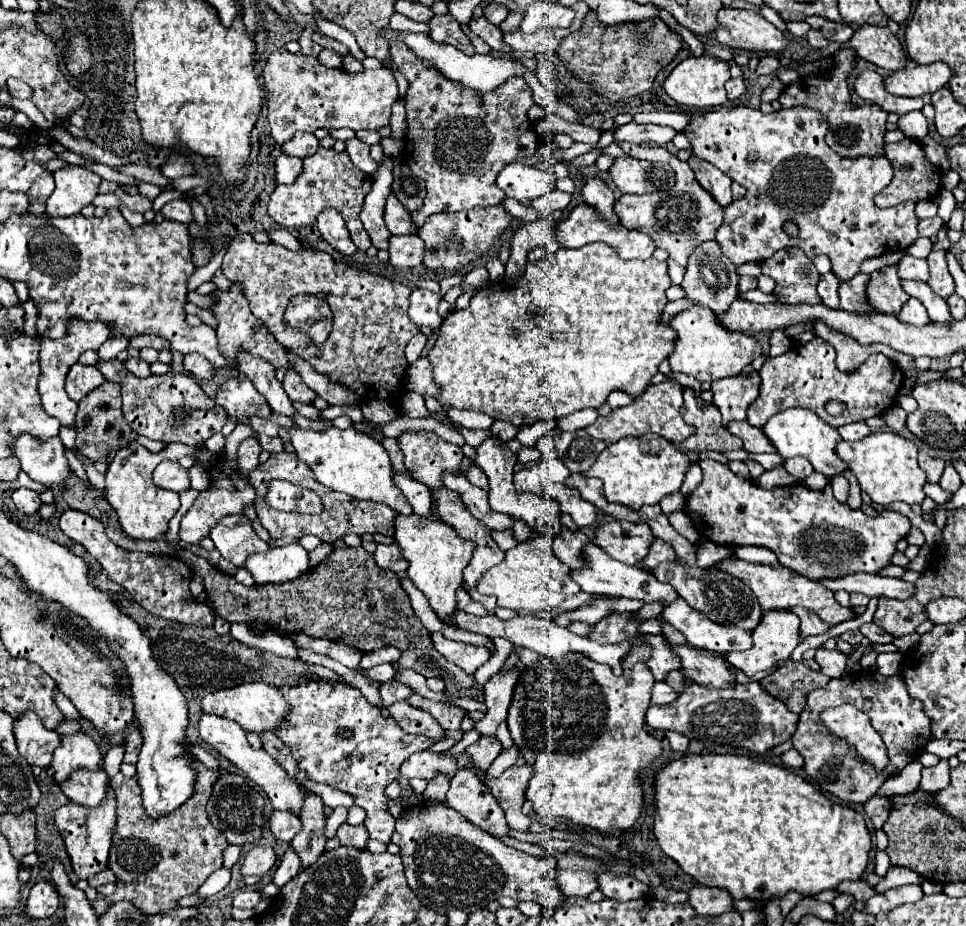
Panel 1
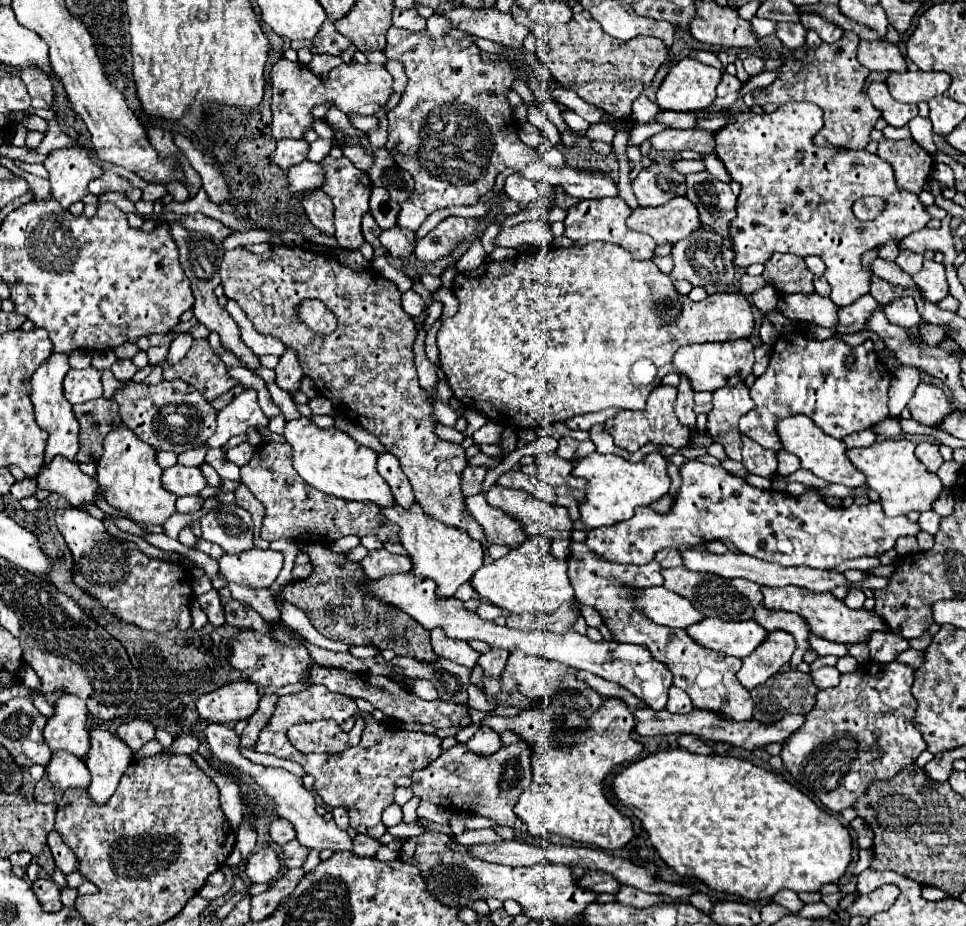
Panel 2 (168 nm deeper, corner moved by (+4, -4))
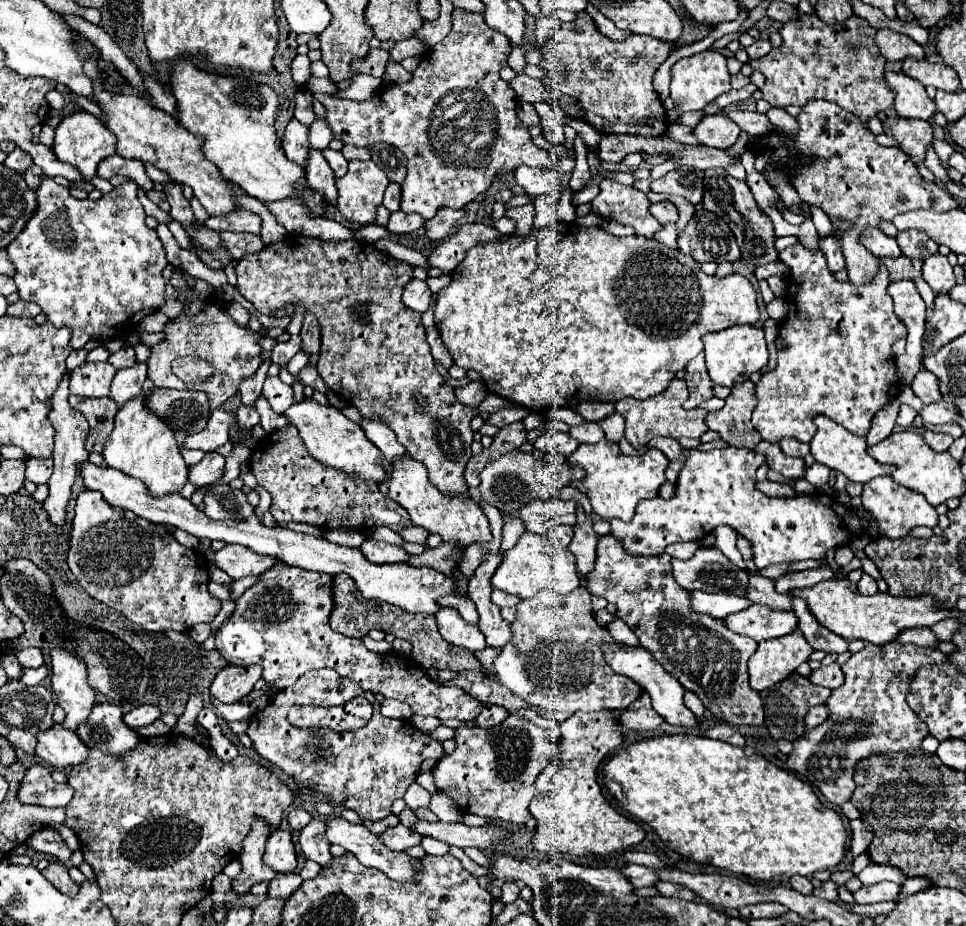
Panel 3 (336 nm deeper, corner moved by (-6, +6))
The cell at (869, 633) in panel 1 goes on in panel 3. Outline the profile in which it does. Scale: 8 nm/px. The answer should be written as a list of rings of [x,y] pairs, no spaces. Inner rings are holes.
[[[907,628],[895,640],[901,644],[915,644],[923,648],[935,648],[937,644],[937,638],[929,628]]]

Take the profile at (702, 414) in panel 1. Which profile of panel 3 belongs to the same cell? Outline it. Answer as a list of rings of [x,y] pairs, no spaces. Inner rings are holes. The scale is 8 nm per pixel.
[[[699,354],[695,360],[691,360],[685,368],[685,382],[687,382],[687,388],[689,388],[689,398],[687,402],[683,404],[685,408],[695,408],[697,404],[709,400],[713,394],[711,394],[711,378],[707,374],[707,368],[705,368],[705,358],[703,354]]]

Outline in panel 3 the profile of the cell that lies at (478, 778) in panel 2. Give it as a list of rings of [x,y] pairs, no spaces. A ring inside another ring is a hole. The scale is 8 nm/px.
[[[507,716],[503,724],[487,730],[461,726],[455,730],[455,750],[431,772],[439,792],[451,796],[463,812],[527,824],[531,820],[529,802],[537,792],[533,782],[557,754],[559,738],[559,730],[539,728],[521,716]]]

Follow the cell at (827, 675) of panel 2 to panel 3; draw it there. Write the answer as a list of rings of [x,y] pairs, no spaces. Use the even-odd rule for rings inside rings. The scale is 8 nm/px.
[[[833,662],[829,666],[821,666],[821,668],[813,670],[809,680],[813,684],[819,684],[819,686],[835,690],[835,688],[839,688],[843,684],[843,672],[841,672],[841,666],[837,662]]]

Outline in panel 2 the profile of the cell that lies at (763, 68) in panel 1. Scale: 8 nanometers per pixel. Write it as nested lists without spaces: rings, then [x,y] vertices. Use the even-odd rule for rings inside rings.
[[[749,56],[749,58],[745,58],[743,60],[743,68],[745,68],[745,72],[747,74],[759,74],[759,70],[763,70],[763,66],[765,66],[765,62],[763,62],[763,58],[757,58],[757,56]]]

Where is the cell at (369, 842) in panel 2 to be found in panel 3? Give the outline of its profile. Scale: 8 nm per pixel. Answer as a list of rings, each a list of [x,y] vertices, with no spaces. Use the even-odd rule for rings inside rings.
[[[397,824],[395,828],[387,828],[383,834],[379,834],[379,840],[389,850],[405,850],[409,846],[421,844],[421,836],[415,832],[409,832],[403,824]]]

